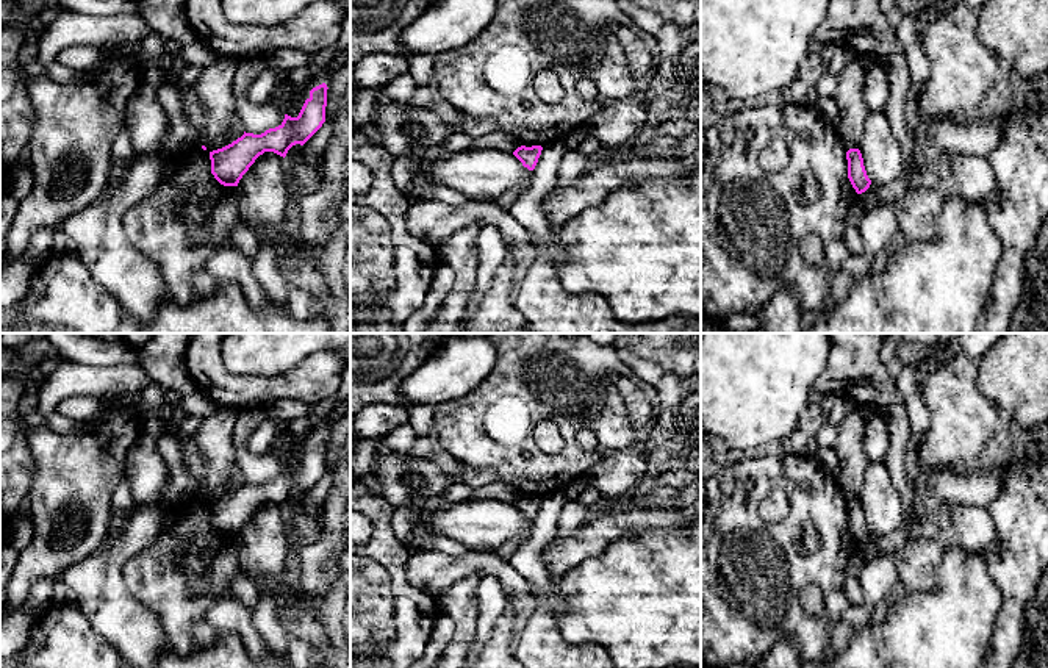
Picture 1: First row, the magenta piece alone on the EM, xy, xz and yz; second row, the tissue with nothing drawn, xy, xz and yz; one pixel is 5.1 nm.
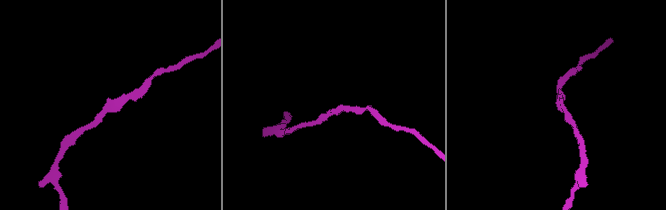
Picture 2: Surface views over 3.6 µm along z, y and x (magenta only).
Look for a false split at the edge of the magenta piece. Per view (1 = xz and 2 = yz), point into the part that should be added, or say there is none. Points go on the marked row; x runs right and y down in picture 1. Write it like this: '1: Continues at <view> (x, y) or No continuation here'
1: No continuation here
2: No continuation here

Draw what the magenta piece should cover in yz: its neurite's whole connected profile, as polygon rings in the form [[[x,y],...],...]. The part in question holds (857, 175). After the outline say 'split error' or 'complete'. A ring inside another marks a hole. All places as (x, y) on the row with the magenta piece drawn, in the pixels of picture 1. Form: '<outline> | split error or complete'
[[[849,149],[846,152],[846,160],[848,160],[848,178],[856,189],[857,194],[865,192],[871,180],[867,175],[865,166],[863,166],[863,158],[859,149]]] | complete

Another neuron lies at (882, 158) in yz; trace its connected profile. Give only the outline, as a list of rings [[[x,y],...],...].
[[[868,111],[859,150],[871,183],[884,186],[903,174],[906,160],[884,111]]]

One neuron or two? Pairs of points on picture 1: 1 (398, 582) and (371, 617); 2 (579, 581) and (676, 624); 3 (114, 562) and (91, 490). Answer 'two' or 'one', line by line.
1: two
2: one
3: two

